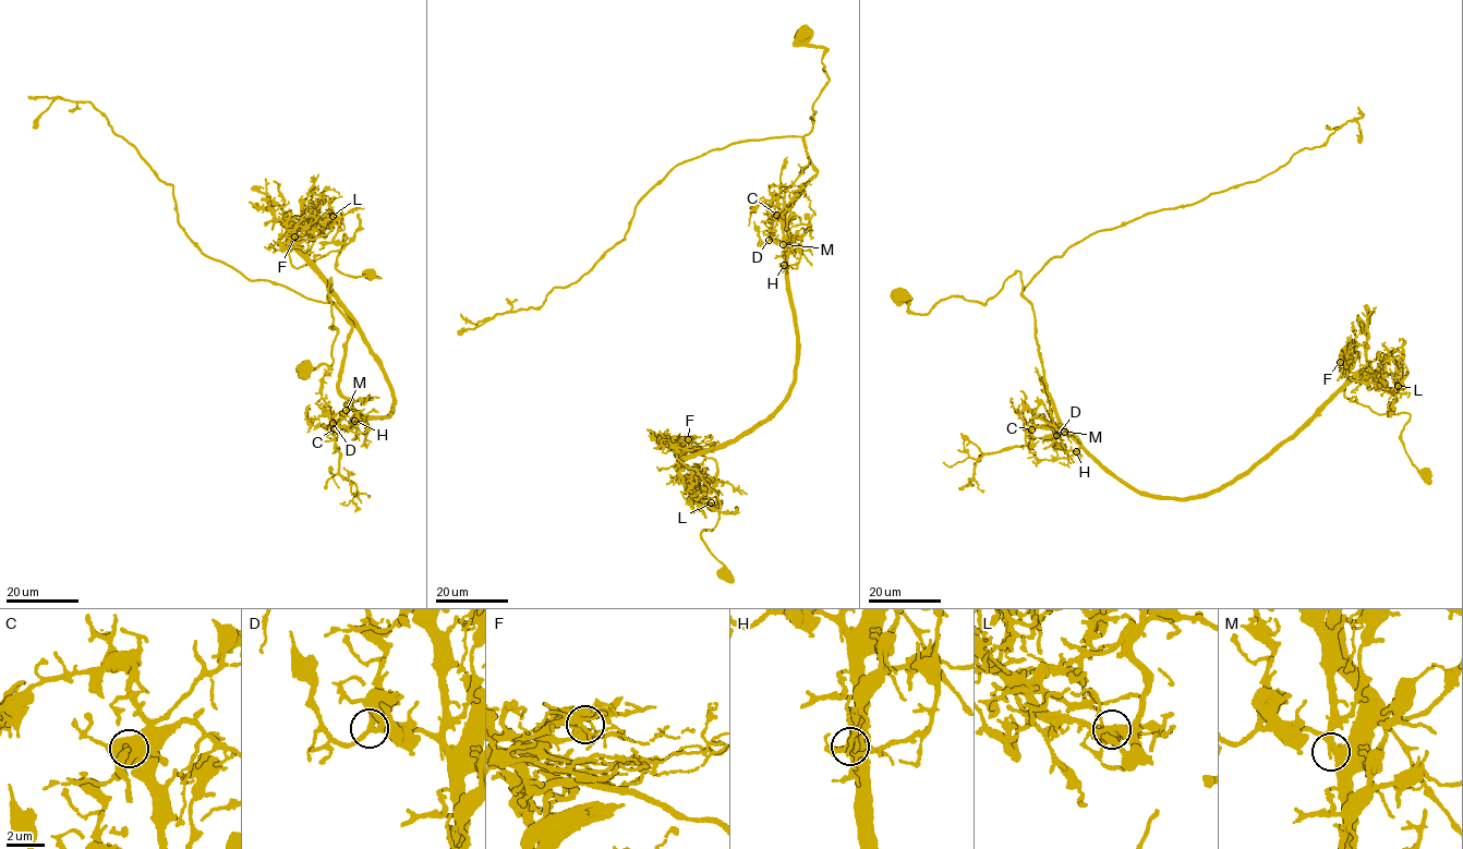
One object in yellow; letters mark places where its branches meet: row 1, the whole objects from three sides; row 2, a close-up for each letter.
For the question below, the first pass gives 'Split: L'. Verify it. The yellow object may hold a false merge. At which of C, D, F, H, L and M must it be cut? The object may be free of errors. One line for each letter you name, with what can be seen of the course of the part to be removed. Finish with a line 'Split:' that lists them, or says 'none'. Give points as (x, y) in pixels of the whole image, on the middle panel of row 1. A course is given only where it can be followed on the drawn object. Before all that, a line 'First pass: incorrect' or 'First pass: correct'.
First pass: correct
L: course (711, 502), (714, 508), (710, 506), (718, 511), (717, 523), (711, 531), (703, 530), (700, 534), (732, 583)
Split: L

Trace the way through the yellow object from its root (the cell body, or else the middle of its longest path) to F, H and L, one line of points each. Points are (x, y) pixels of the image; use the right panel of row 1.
F: (898, 299), (983, 303), (1019, 271), (1058, 420), (1150, 494), (1247, 474), (1353, 375), (1340, 362)
H: (898, 299), (921, 314), (952, 296), (983, 303), (1019, 271), (1047, 392), (1058, 420), (1080, 446), (1076, 451)
L: (898, 299), (921, 314), (983, 303), (1019, 271), (1058, 420), (1150, 494), (1220, 490), (1359, 375), (1398, 386)

